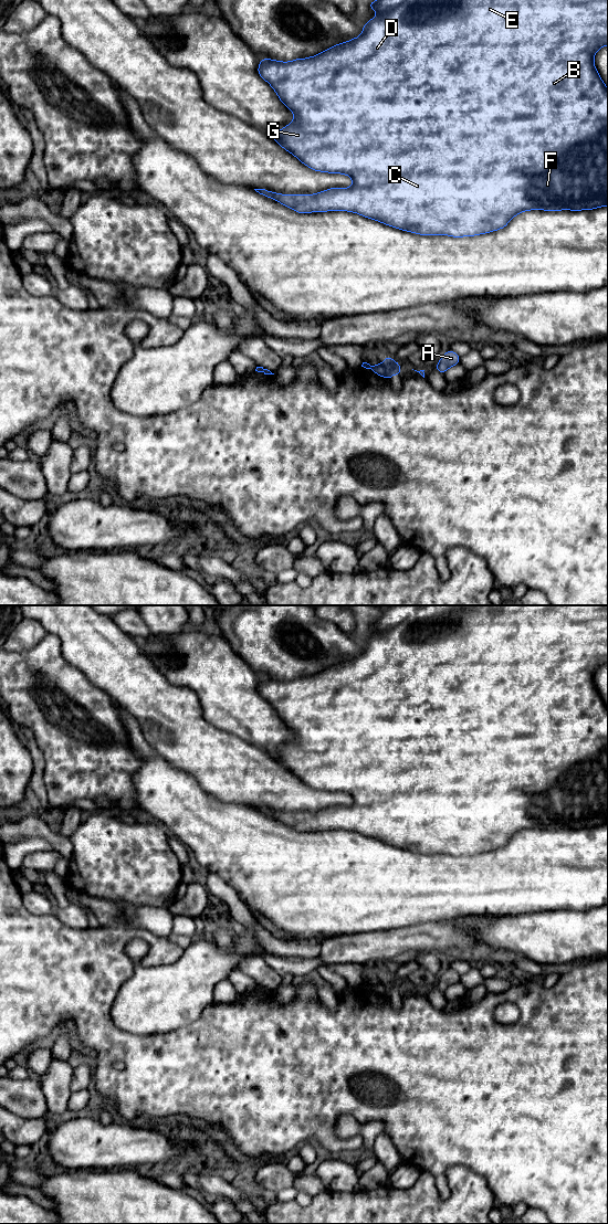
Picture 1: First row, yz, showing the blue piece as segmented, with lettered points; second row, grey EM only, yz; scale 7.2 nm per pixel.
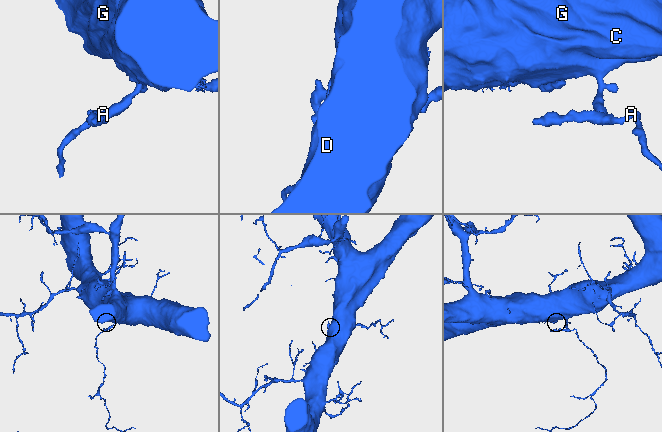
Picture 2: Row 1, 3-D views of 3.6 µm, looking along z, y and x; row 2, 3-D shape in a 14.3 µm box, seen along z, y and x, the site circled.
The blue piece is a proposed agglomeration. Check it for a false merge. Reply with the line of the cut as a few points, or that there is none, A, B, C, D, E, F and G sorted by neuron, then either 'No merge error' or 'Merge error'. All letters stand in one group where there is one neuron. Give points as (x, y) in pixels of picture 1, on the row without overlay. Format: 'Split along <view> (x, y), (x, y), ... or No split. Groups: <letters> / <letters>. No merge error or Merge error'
Split along yz (385, 978), (385, 994), (387, 996). Groups: A / B C D E F G. Merge error

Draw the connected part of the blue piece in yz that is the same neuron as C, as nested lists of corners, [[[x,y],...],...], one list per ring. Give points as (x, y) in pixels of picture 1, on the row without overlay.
[[[389,605],[381,615],[369,622],[377,635],[370,637],[364,645],[363,652],[345,662],[332,665],[315,675],[296,677],[291,680],[262,677],[258,690],[277,713],[281,720],[295,734],[293,740],[283,748],[270,752],[281,766],[294,773],[301,781],[315,790],[344,792],[353,798],[352,806],[331,806],[316,813],[280,813],[265,808],[254,808],[298,832],[349,830],[365,836],[376,838],[389,845],[420,854],[450,854],[453,856],[473,855],[503,847],[509,840],[523,830],[528,829],[591,829],[608,824],[608,707],[598,693],[594,683],[595,672],[608,664],[608,605]]]

